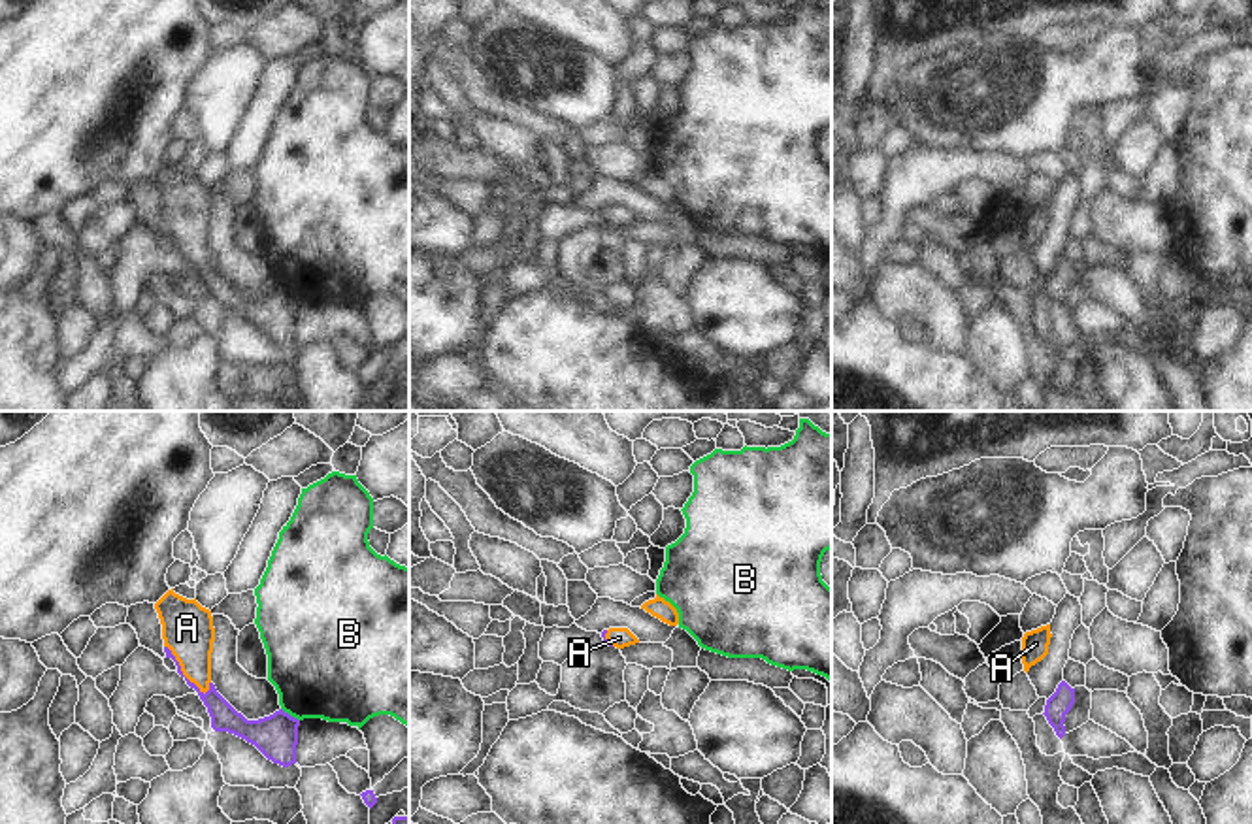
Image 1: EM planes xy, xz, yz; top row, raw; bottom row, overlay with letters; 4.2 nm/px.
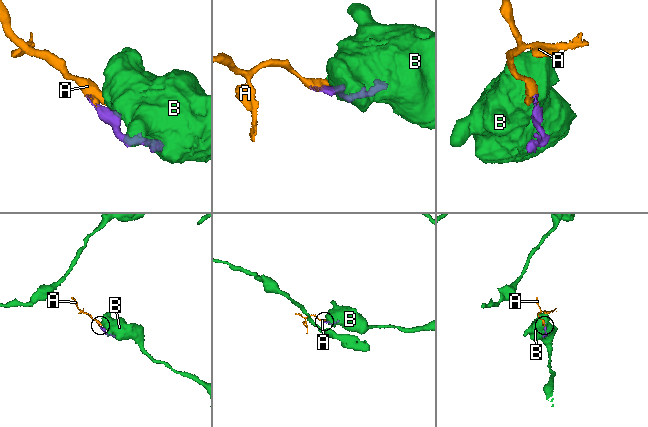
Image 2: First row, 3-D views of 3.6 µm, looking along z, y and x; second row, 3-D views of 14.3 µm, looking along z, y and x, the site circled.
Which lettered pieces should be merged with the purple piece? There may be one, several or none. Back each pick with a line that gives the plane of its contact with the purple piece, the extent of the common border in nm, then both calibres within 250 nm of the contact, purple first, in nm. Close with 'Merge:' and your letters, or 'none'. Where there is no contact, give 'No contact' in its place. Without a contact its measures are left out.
A: Touches purple in xy. Shared border 280 nm. Thickness 100 nm (purple) against 220 nm
Merge: A

